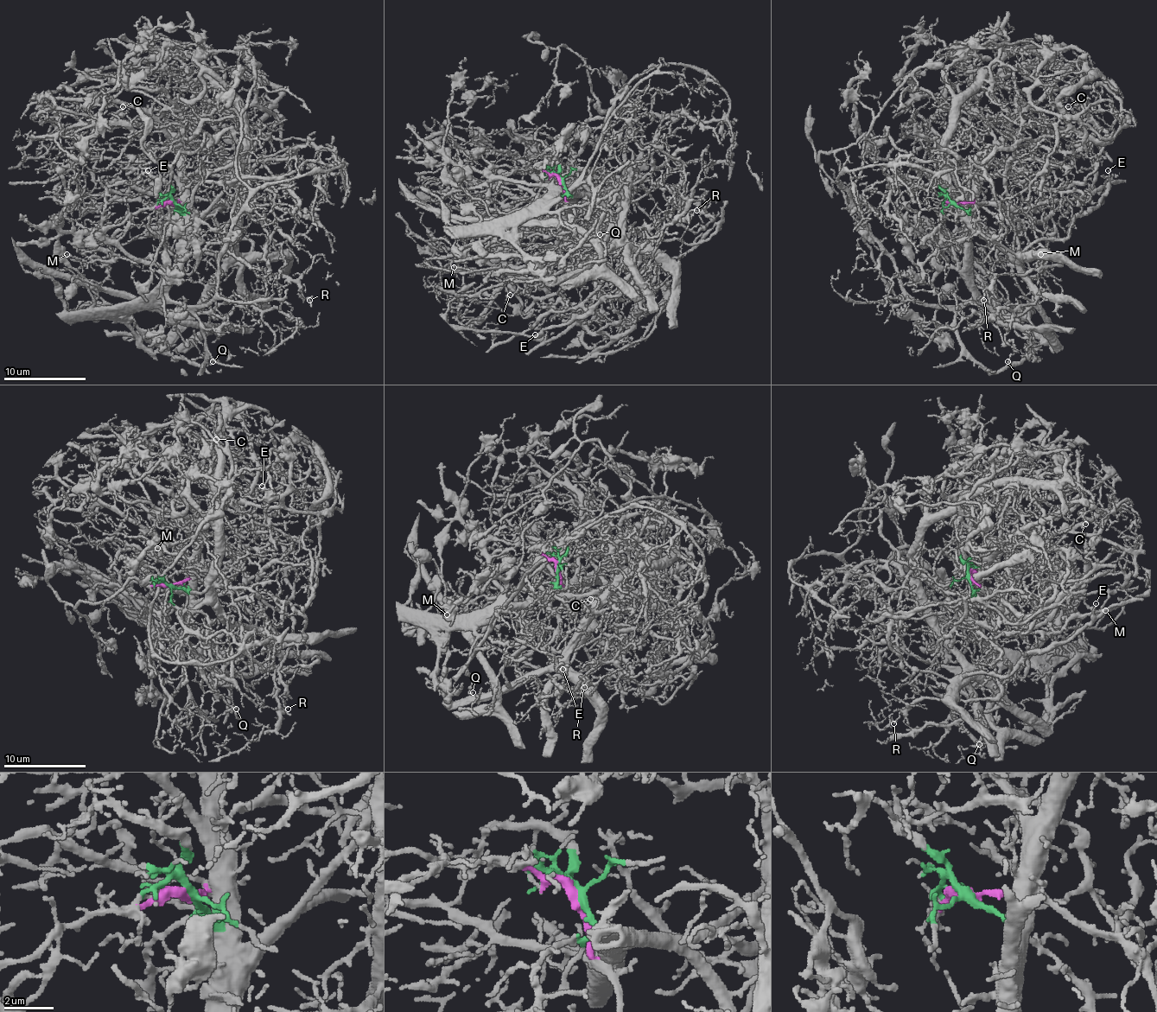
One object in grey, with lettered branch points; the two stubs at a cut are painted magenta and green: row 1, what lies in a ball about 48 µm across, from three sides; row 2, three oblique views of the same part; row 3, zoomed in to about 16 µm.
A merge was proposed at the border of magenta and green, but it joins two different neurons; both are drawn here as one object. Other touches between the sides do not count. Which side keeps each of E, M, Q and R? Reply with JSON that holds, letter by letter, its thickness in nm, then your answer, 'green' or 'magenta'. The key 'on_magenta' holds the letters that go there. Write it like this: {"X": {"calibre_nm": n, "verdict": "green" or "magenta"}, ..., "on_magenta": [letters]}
{"E": {"calibre_nm": 110, "verdict": "magenta"}, "M": {"calibre_nm": 150, "verdict": "green"}, "Q": {"calibre_nm": 140, "verdict": "green"}, "R": {"calibre_nm": 130, "verdict": "green"}, "on_magenta": ["E"]}

